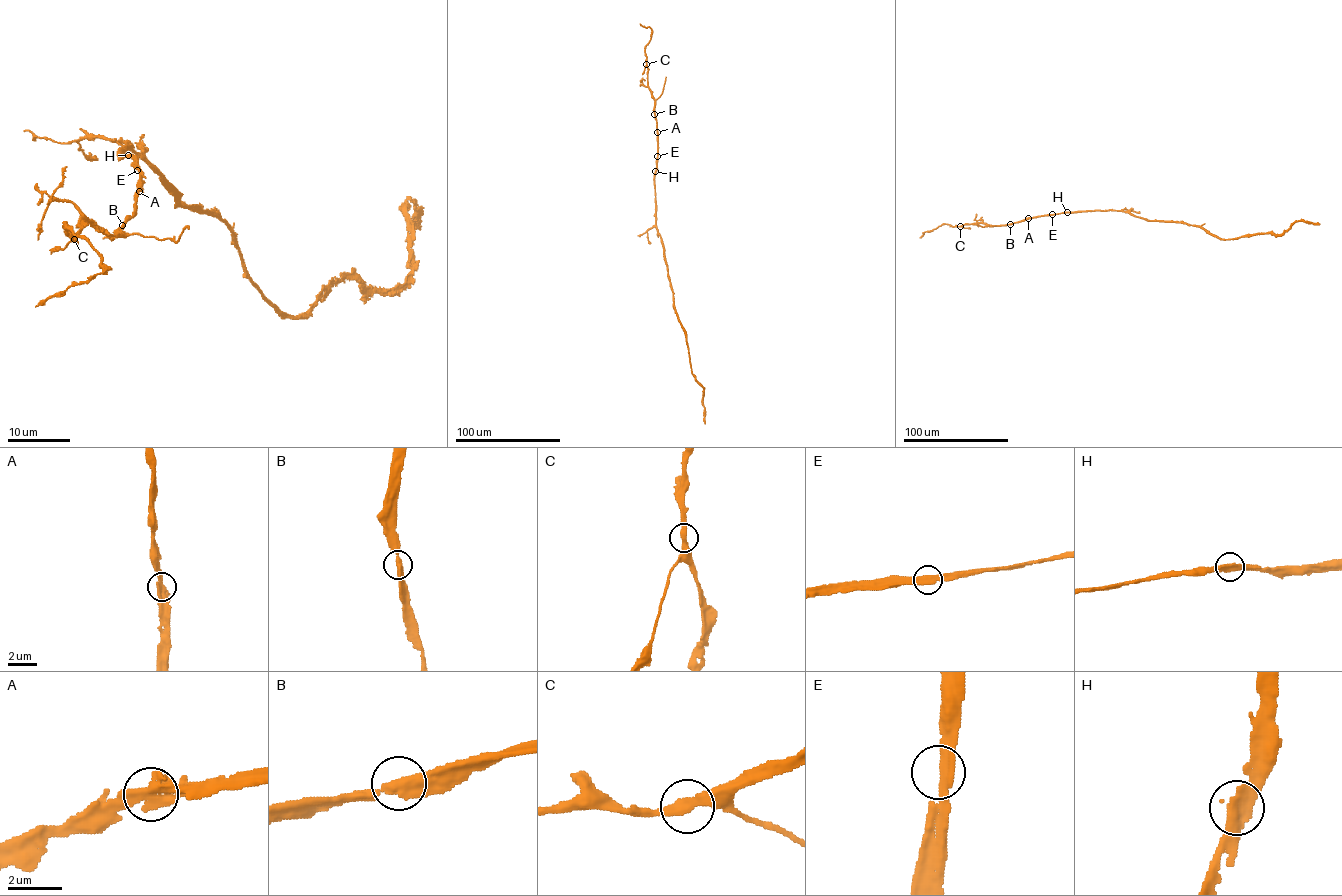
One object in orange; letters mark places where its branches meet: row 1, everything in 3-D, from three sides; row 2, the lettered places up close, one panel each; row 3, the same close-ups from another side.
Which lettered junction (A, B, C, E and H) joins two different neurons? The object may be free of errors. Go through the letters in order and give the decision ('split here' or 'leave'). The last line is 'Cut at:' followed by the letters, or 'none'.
A: leave
B: leave
C: leave
E: leave
H: leave
Cut at: none

